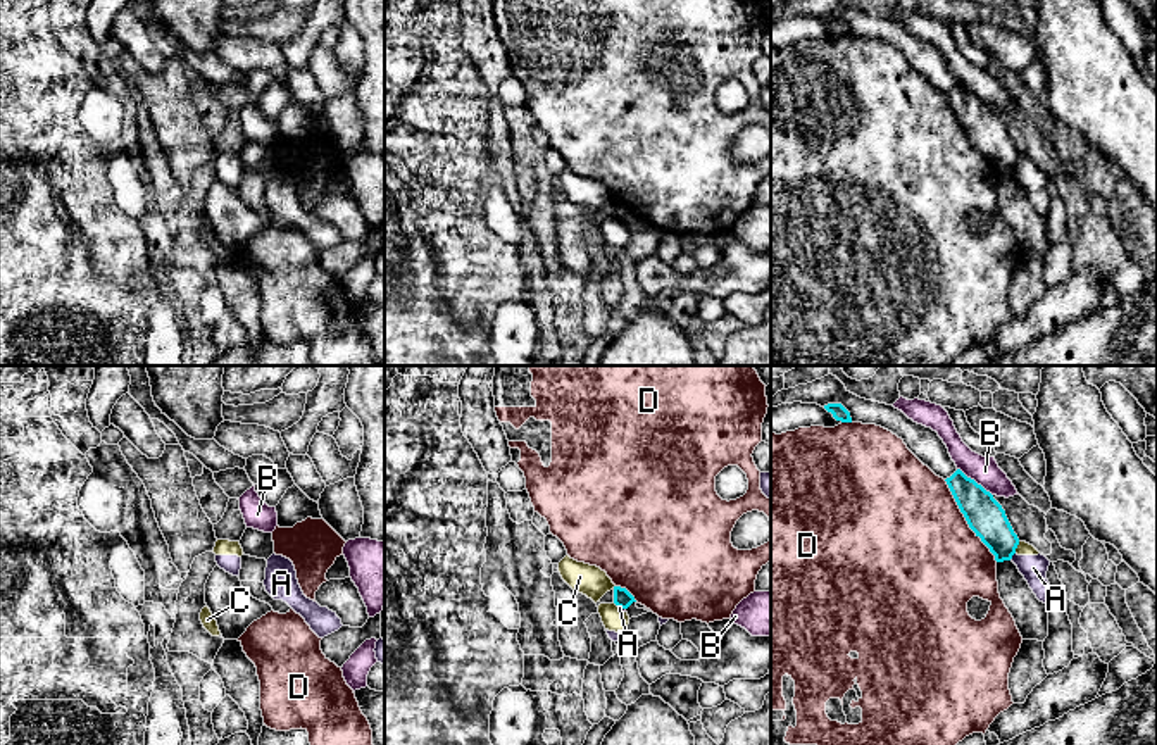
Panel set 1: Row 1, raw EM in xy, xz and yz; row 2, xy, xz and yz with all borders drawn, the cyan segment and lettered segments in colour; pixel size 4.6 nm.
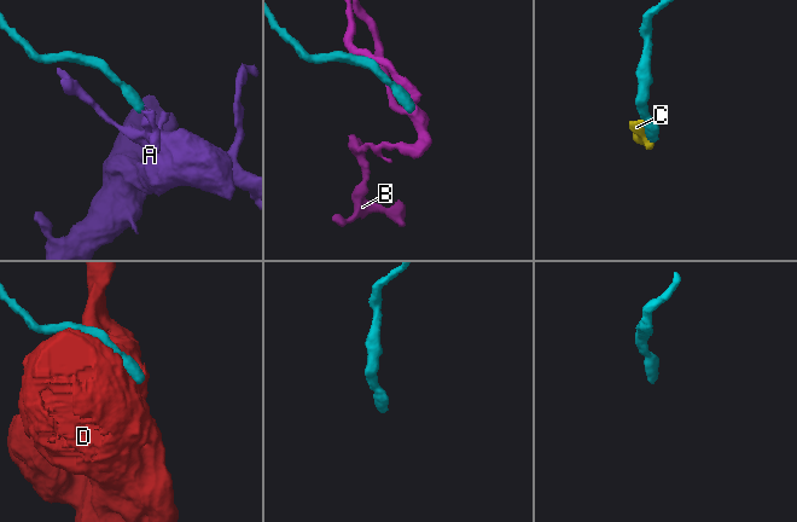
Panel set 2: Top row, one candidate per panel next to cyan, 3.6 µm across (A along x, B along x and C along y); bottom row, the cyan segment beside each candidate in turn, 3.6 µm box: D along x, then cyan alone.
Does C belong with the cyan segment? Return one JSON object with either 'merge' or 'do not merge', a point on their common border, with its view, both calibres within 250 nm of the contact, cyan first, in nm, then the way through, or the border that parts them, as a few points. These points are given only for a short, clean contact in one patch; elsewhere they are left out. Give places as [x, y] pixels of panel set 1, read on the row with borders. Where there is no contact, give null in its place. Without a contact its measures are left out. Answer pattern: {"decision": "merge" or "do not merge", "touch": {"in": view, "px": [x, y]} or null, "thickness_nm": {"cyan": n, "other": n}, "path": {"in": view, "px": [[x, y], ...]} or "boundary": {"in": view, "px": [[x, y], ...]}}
{"decision": "do not merge", "touch": {"in": "yz", "px": [1016, 547]}, "thickness_nm": {"cyan": 180, "other": 60}, "boundary": {"in": "yz", "px": [[1019, 542], [1014, 552]]}}

